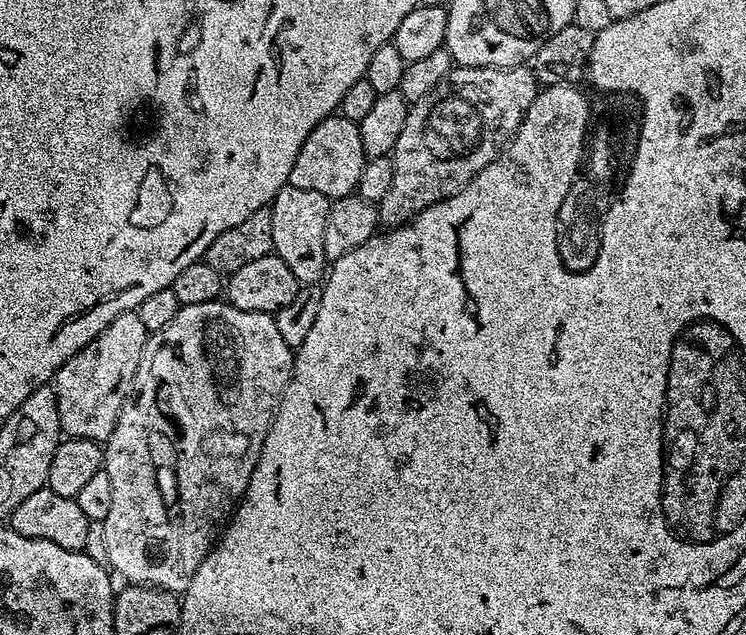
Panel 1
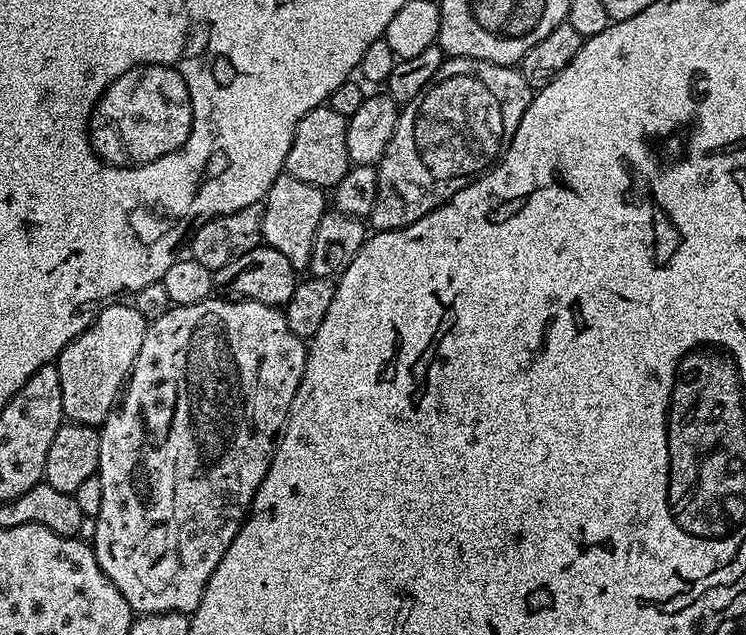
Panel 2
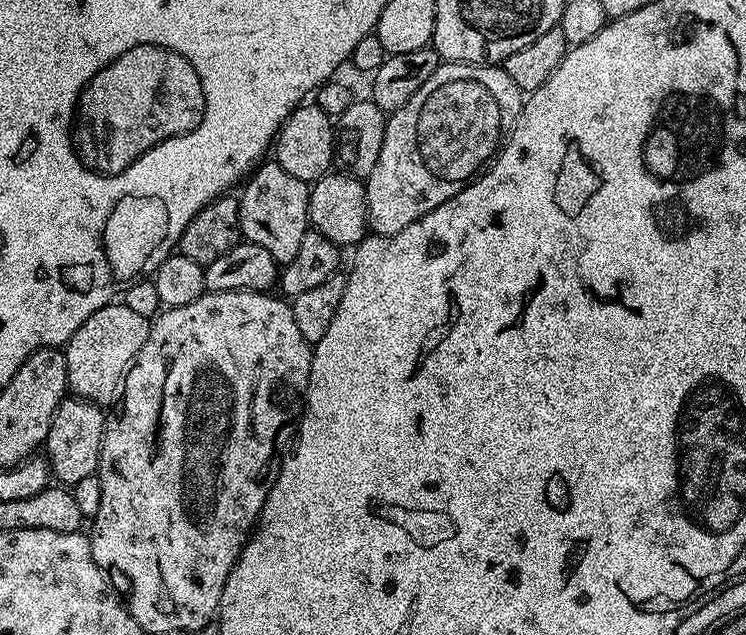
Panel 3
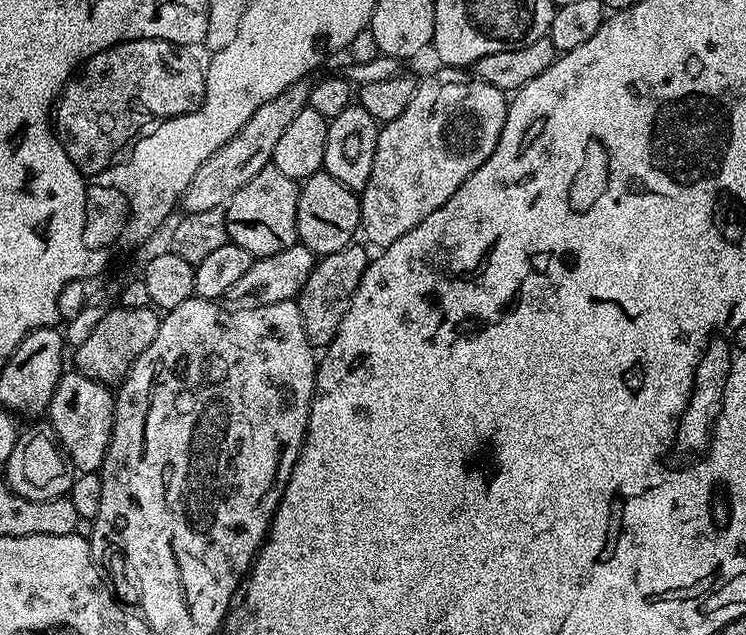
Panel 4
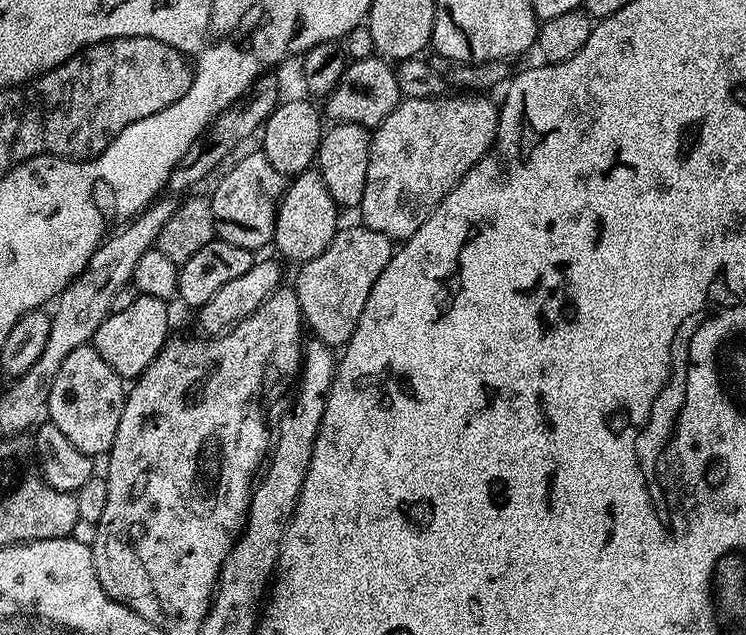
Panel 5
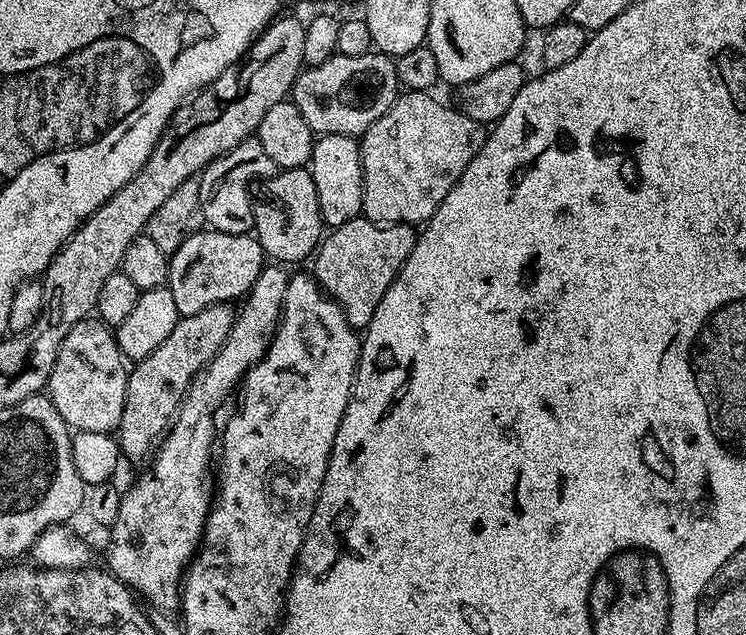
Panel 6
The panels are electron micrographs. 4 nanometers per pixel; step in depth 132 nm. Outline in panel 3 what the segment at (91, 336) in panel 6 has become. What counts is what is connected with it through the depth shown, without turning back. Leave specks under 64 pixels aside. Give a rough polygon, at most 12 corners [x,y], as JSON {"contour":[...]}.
{"contour":[[65,398],[46,441],[51,475],[71,486],[97,475],[101,405]]}

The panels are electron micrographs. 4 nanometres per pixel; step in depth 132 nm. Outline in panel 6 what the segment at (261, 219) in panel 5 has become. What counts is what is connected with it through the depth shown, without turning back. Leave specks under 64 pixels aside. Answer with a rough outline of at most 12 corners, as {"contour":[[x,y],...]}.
{"contour":[[243,140],[198,179],[211,231],[254,229],[252,183],[275,176],[262,142]]}

